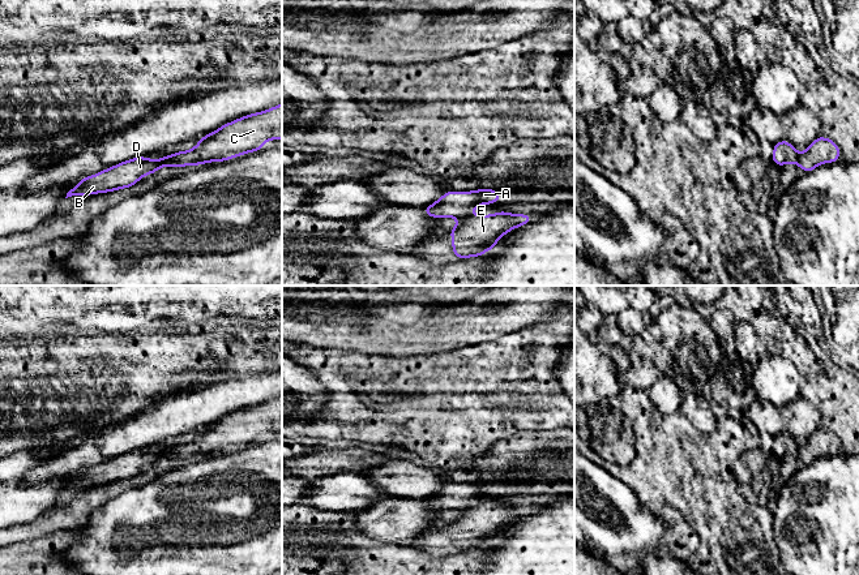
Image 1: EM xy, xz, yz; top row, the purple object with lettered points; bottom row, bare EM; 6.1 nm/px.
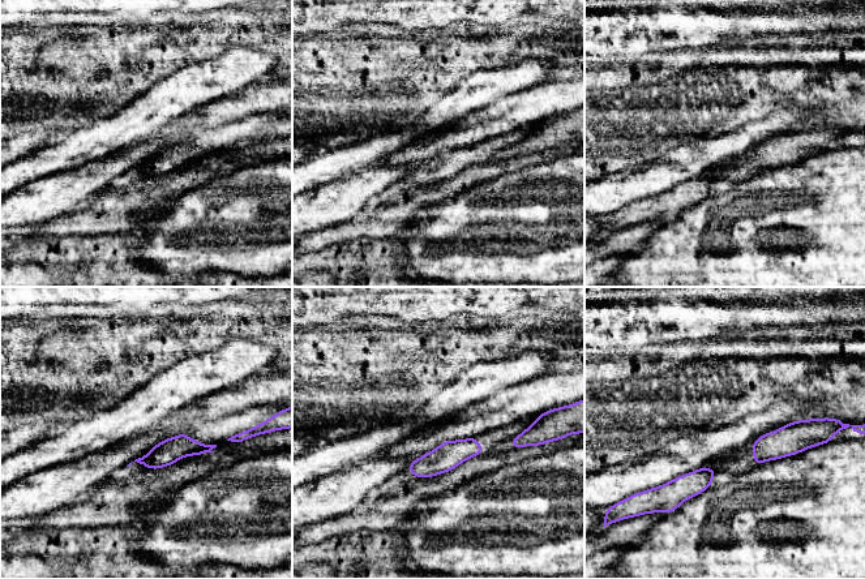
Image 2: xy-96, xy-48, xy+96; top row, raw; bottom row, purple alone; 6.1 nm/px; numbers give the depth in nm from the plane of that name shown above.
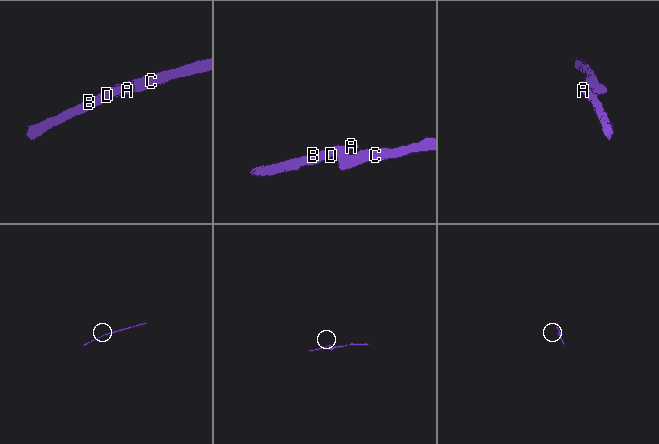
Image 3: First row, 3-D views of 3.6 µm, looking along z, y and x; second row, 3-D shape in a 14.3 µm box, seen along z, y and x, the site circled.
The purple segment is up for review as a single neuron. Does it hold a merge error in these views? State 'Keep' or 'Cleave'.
Cleave

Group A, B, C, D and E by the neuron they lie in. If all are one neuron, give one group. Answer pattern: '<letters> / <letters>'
A B D / C E

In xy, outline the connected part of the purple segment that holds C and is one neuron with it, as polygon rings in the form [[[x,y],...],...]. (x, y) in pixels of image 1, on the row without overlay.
[[[282,395],[230,413],[204,428],[192,442],[171,446],[166,459],[200,458],[225,454],[260,443],[266,433],[282,432]]]

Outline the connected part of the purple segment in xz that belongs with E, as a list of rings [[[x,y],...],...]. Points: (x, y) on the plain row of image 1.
[[[499,503],[492,507],[466,509],[450,524],[453,548],[460,552],[479,549],[495,540],[509,523],[527,516],[533,507]]]

